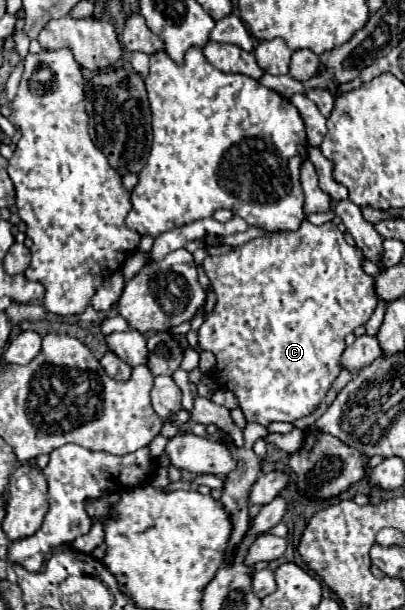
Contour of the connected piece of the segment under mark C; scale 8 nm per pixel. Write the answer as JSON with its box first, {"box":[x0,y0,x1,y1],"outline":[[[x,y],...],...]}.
{"box":[198,221,378,425],"outline":[[[304,221],[300,225],[300,229],[296,231],[282,231],[282,233],[274,233],[270,237],[258,237],[258,239],[252,239],[240,247],[236,247],[232,253],[224,253],[224,255],[218,255],[218,257],[206,257],[202,267],[206,271],[206,275],[210,277],[212,281],[212,287],[214,287],[214,293],[216,293],[216,305],[214,309],[210,311],[210,315],[204,319],[202,327],[198,329],[198,349],[202,351],[212,351],[216,355],[216,367],[212,371],[212,379],[214,383],[220,385],[220,389],[226,389],[226,391],[232,391],[244,411],[244,417],[246,421],[256,421],[260,425],[268,425],[272,421],[296,421],[308,413],[312,413],[312,409],[324,399],[326,391],[330,389],[330,385],[334,383],[334,379],[338,377],[340,373],[340,357],[346,349],[346,343],[344,343],[344,337],[348,333],[352,333],[358,325],[364,325],[376,305],[378,305],[378,299],[376,299],[376,293],[374,293],[374,277],[366,275],[362,271],[362,261],[364,261],[364,253],[356,247],[356,245],[348,245],[344,241],[344,235],[342,231],[330,221],[330,223],[324,223],[320,227]]]}

